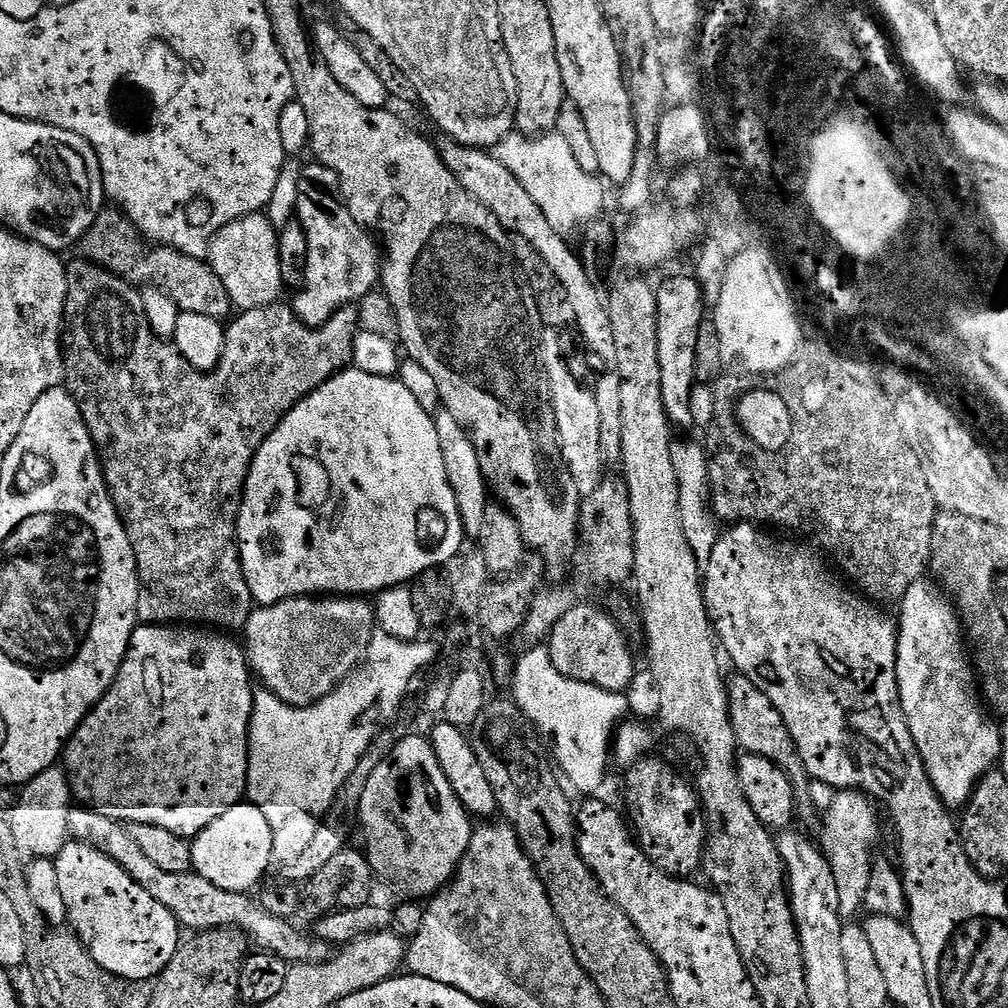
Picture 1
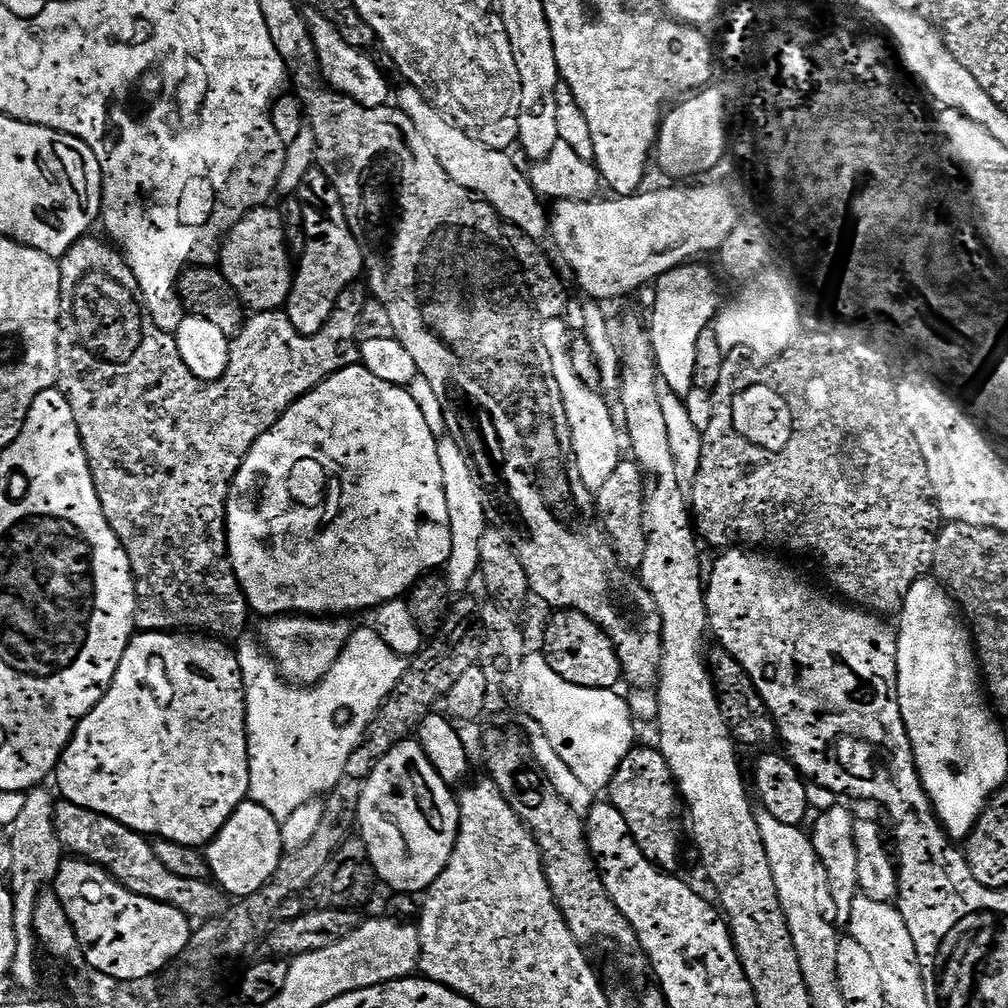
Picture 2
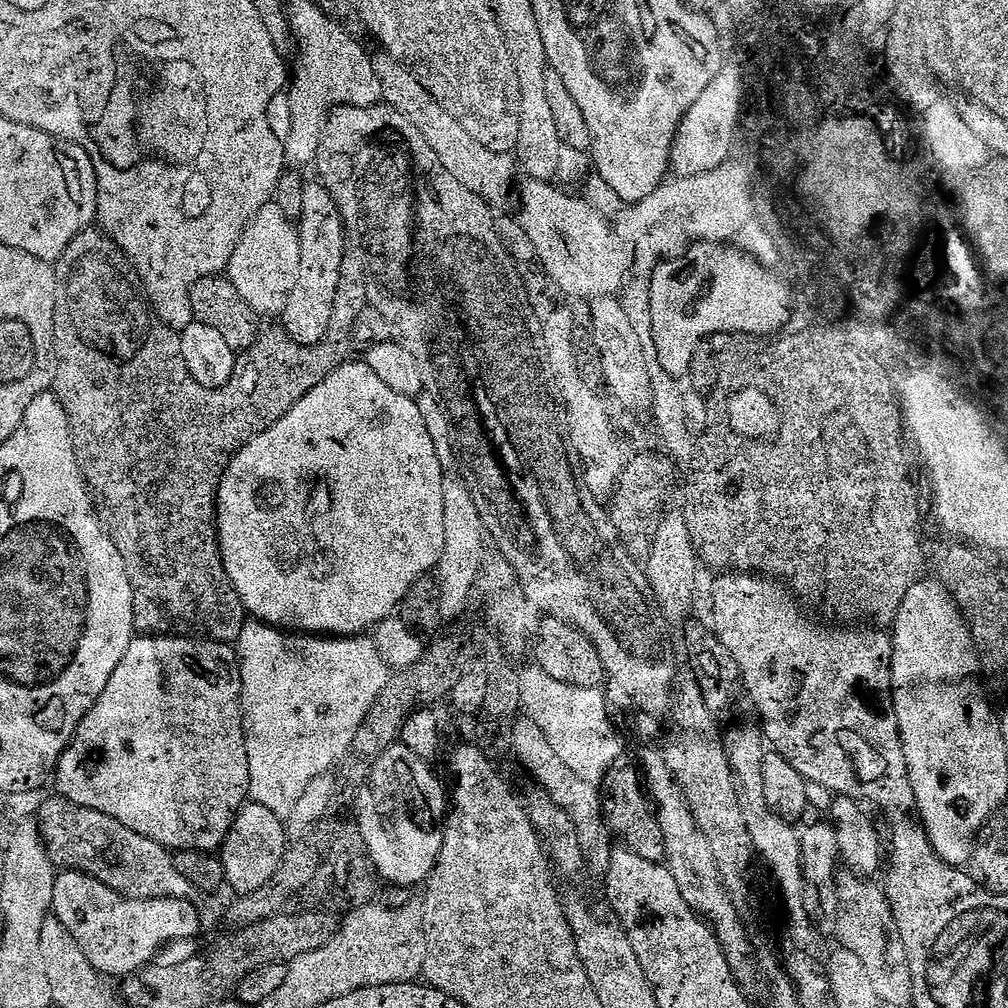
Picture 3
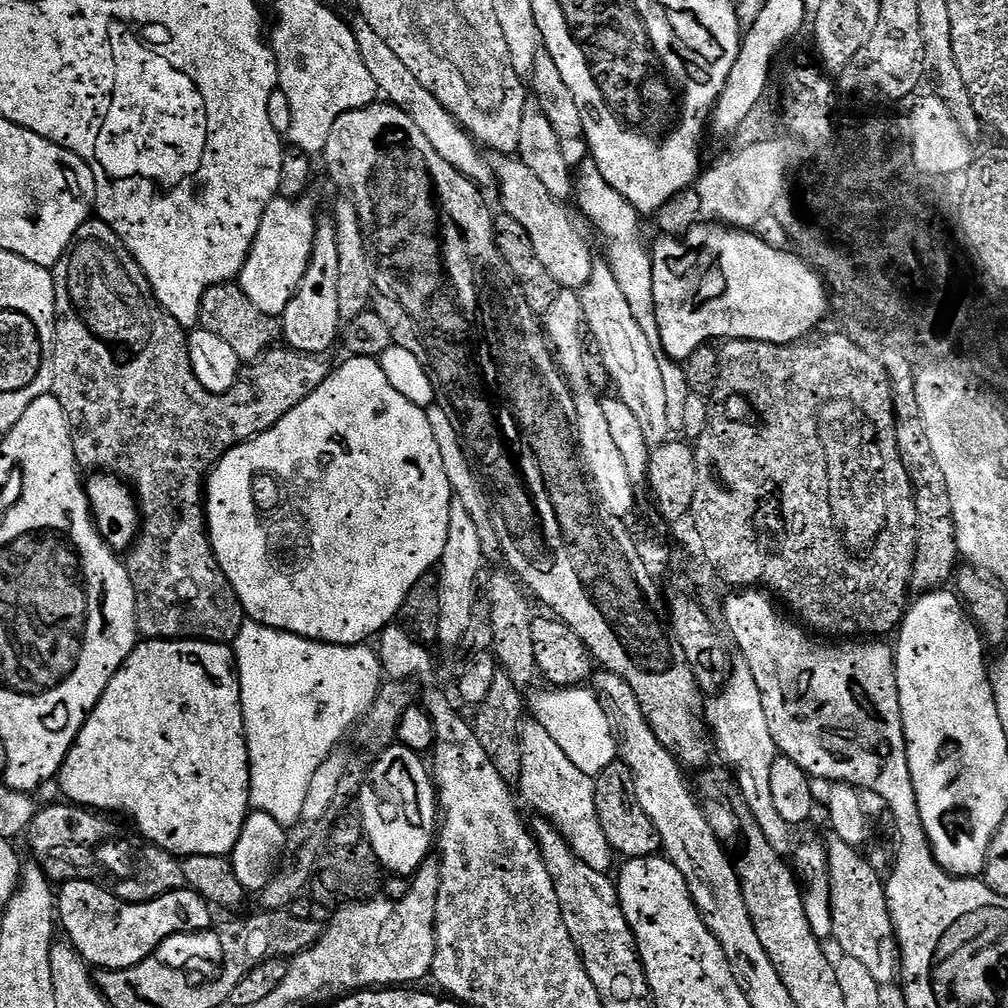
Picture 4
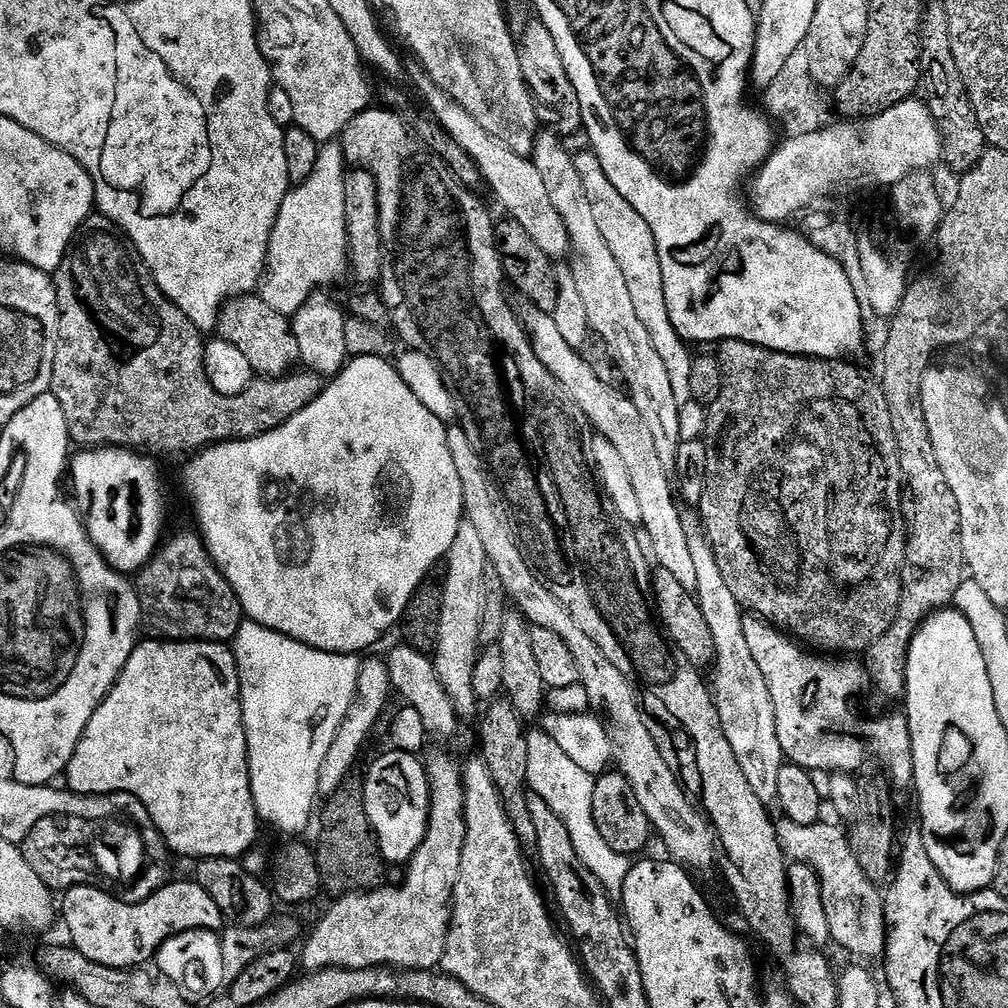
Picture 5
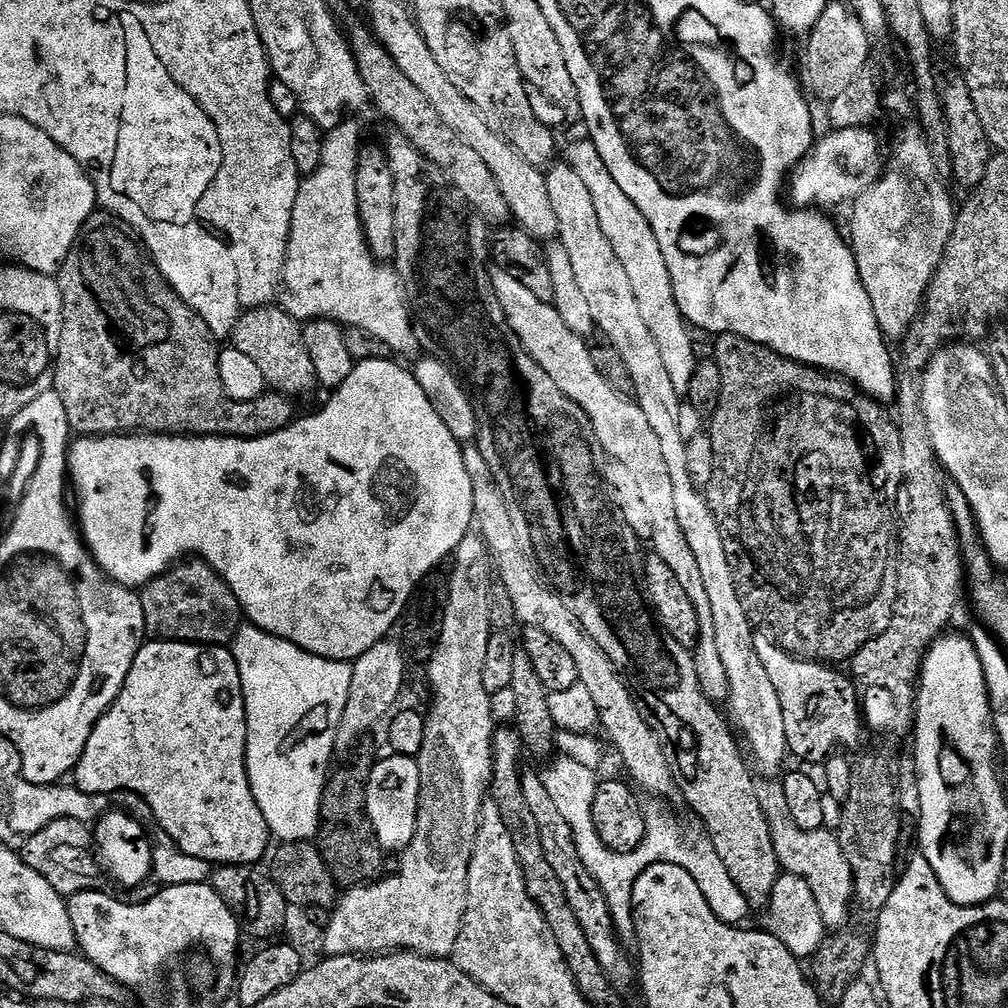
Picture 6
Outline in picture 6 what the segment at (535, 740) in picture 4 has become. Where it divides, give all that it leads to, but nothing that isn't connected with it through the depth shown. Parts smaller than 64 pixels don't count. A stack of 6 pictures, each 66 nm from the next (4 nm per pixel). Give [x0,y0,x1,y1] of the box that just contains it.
[541,755,653,908]

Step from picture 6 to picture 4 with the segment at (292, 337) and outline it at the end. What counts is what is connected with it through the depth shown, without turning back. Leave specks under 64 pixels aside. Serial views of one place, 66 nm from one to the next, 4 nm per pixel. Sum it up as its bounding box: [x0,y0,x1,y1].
[199,282,282,362]

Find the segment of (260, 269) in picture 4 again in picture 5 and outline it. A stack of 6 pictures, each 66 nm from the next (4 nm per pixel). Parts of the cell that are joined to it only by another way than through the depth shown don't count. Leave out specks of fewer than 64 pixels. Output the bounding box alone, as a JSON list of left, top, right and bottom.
[258,142,350,318]

